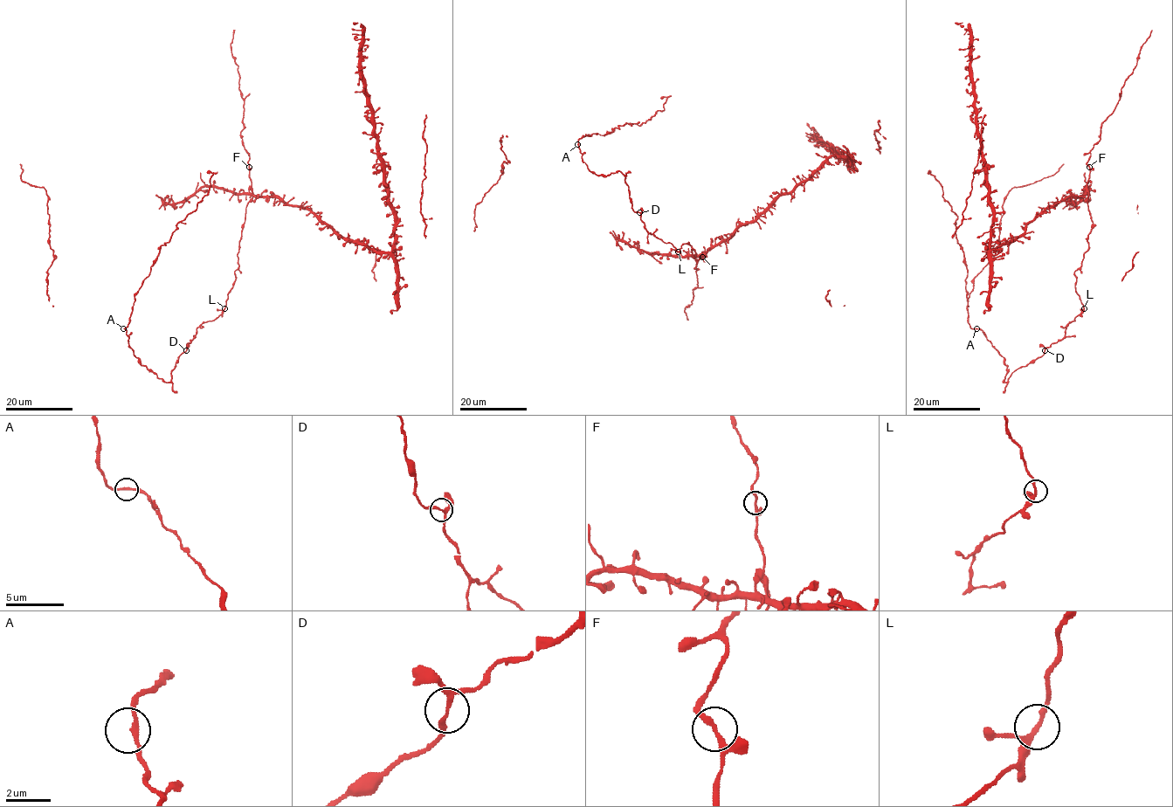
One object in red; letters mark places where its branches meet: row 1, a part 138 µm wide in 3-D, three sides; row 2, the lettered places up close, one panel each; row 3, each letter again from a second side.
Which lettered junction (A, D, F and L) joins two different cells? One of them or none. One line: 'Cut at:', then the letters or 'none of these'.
Cut at: none of these

